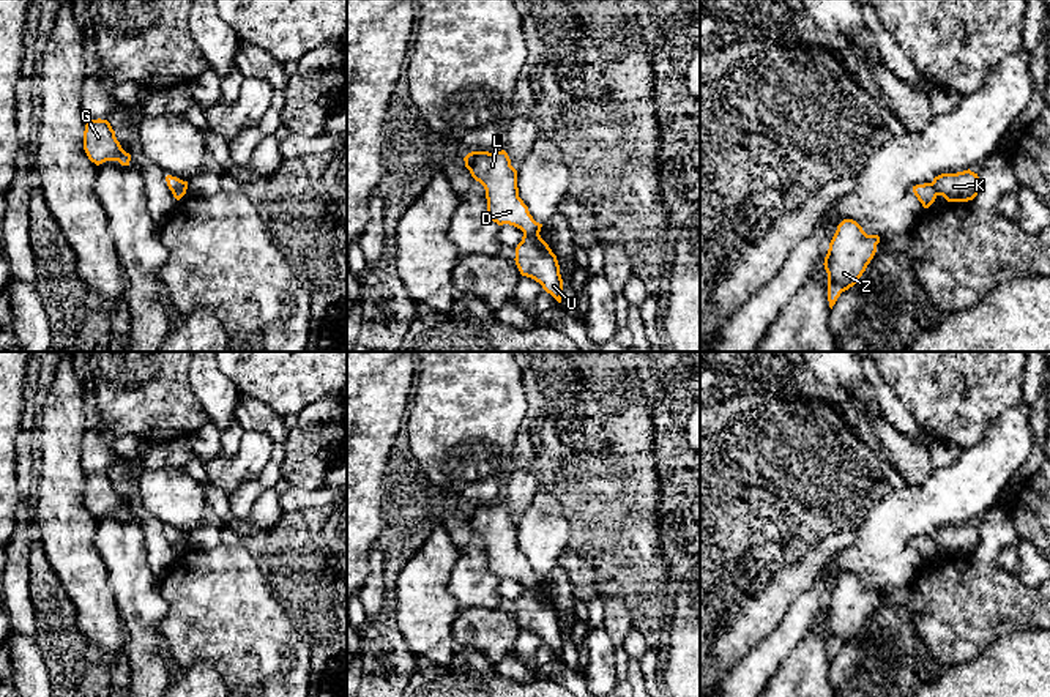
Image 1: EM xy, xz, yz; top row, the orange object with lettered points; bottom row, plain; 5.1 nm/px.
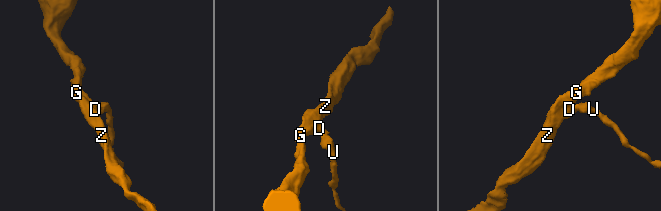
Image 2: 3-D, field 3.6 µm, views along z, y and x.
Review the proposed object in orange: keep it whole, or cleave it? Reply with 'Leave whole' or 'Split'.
Split

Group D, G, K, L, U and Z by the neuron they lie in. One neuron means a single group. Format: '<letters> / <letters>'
D G L Z / K U

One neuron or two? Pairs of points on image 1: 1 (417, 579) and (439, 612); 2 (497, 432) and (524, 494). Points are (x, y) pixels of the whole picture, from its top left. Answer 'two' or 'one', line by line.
1: one
2: two

